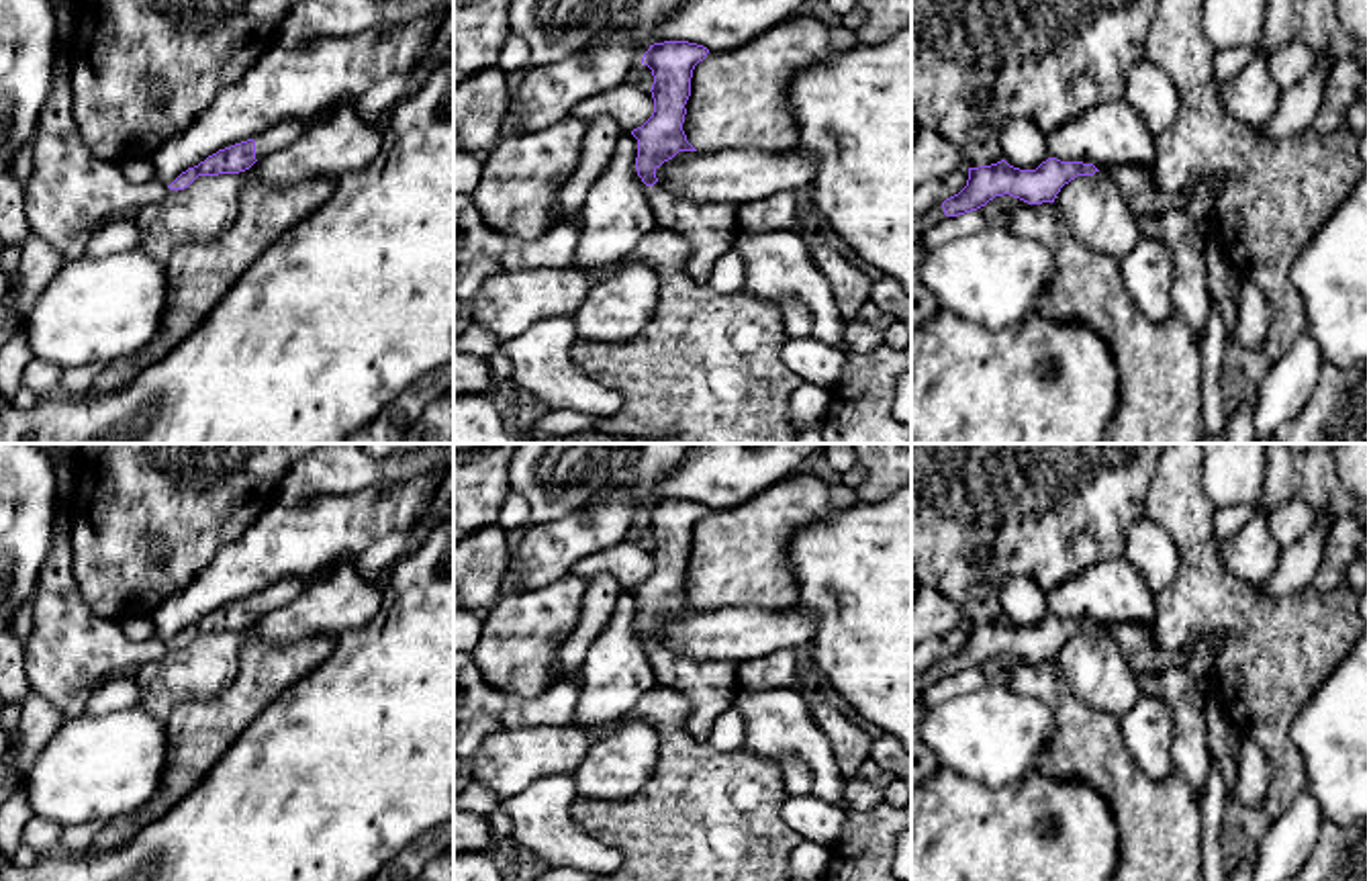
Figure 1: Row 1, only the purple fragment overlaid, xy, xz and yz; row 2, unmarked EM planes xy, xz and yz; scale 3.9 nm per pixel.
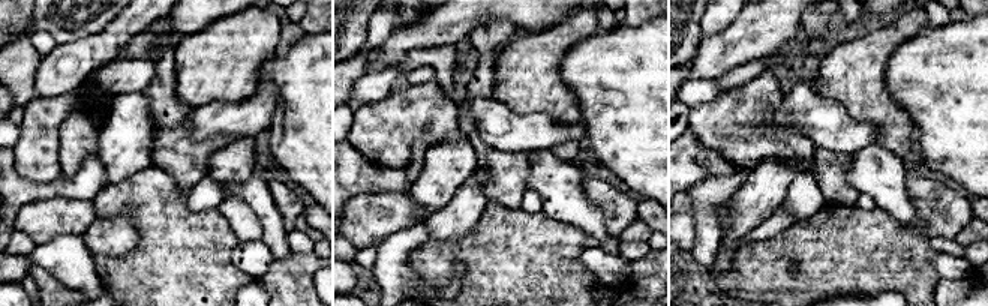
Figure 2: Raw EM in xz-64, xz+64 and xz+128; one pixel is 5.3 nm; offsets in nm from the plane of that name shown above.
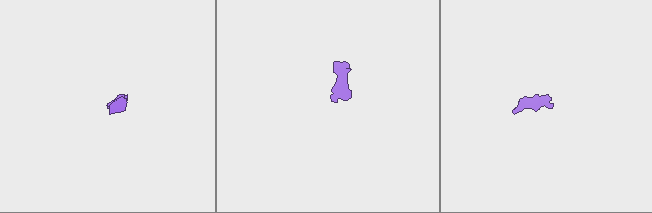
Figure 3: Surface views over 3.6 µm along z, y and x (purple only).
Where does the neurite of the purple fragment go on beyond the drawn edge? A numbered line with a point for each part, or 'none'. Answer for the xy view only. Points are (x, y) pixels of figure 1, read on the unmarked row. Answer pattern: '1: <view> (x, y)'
1: xy (285, 591)

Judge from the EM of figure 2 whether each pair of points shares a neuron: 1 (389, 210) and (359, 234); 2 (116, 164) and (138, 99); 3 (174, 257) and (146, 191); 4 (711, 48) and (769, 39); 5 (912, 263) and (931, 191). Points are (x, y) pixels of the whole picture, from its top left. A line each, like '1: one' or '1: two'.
1: one
2: one
3: one
4: one
5: two

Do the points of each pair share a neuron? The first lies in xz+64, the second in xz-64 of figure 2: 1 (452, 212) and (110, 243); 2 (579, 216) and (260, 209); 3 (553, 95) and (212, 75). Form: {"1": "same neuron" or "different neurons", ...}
{"1": "same neuron", "2": "same neuron", "3": "same neuron"}

